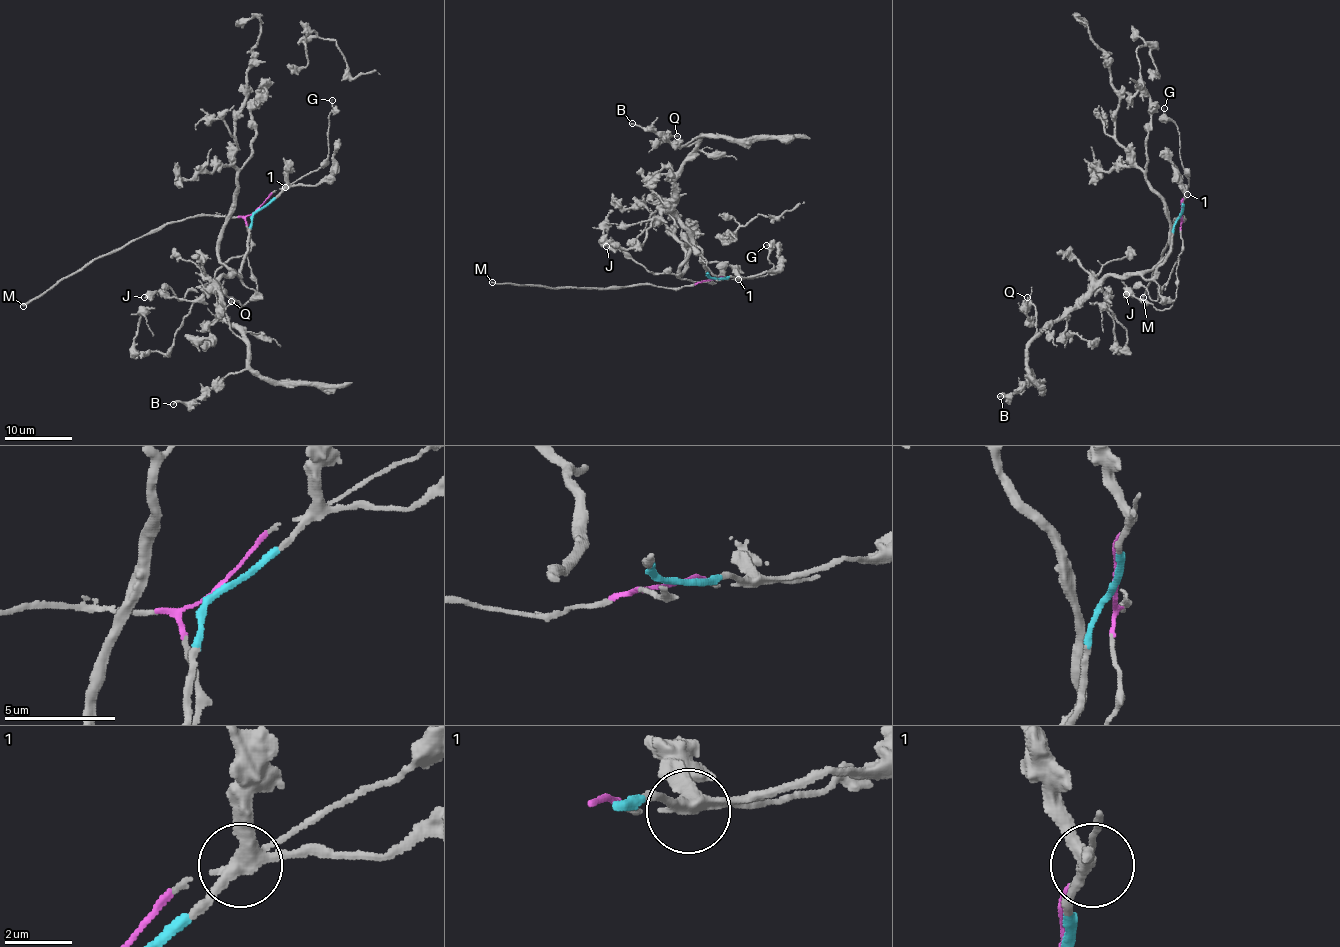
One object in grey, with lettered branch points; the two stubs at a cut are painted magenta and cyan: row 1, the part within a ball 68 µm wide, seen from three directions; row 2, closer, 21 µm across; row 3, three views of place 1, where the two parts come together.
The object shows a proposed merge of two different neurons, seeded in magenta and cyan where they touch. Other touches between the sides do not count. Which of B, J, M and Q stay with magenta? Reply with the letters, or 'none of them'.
J, M

